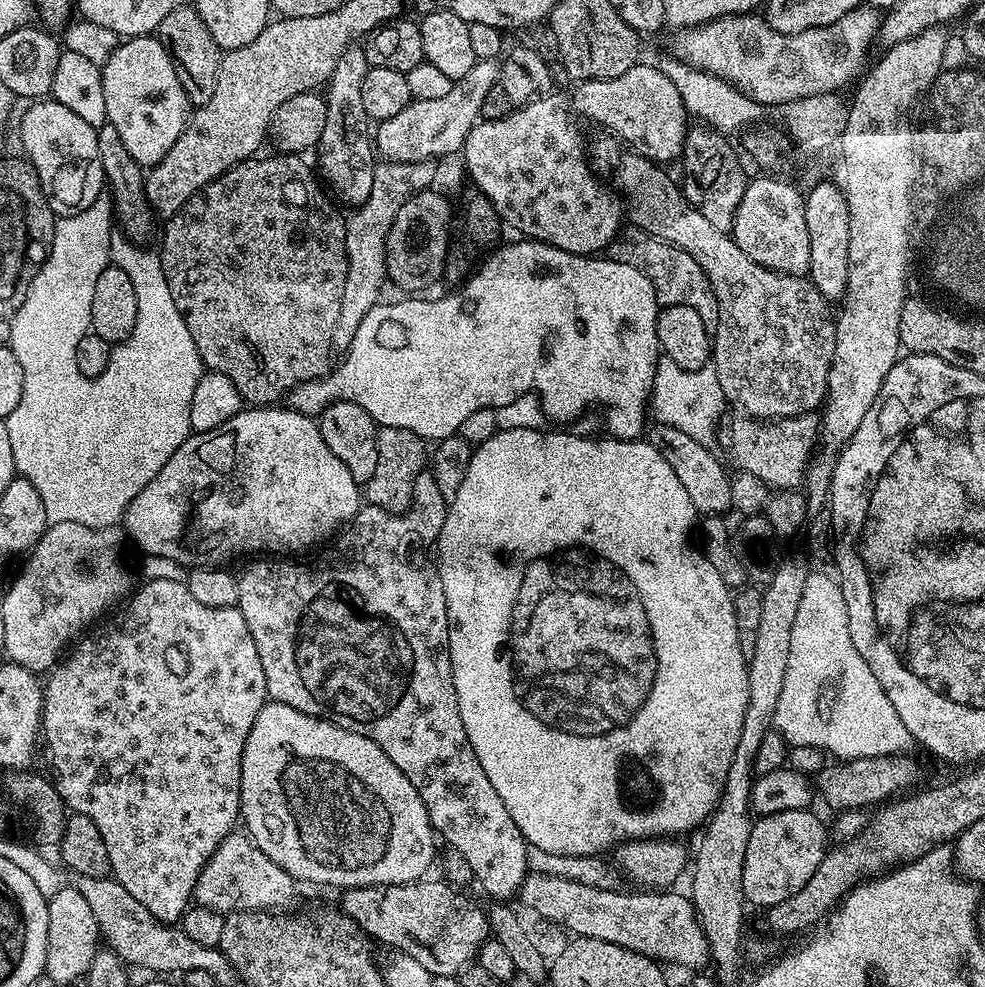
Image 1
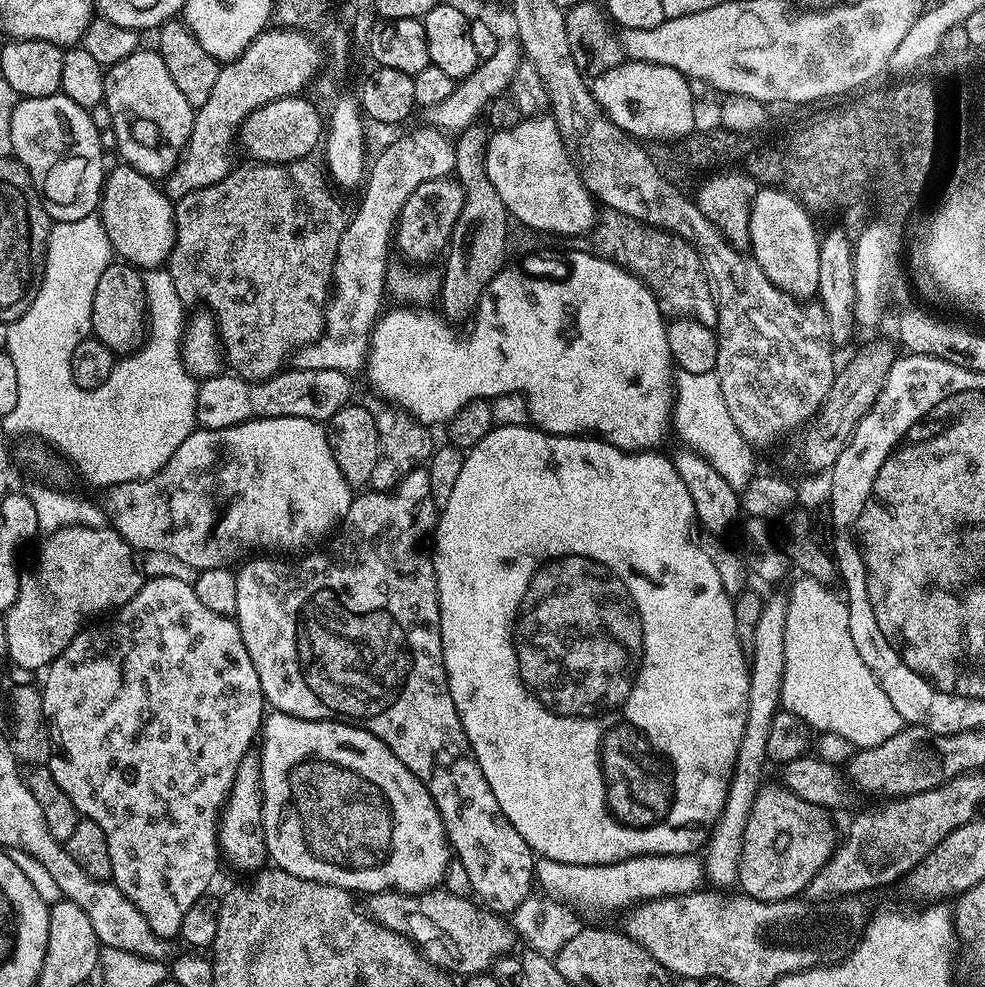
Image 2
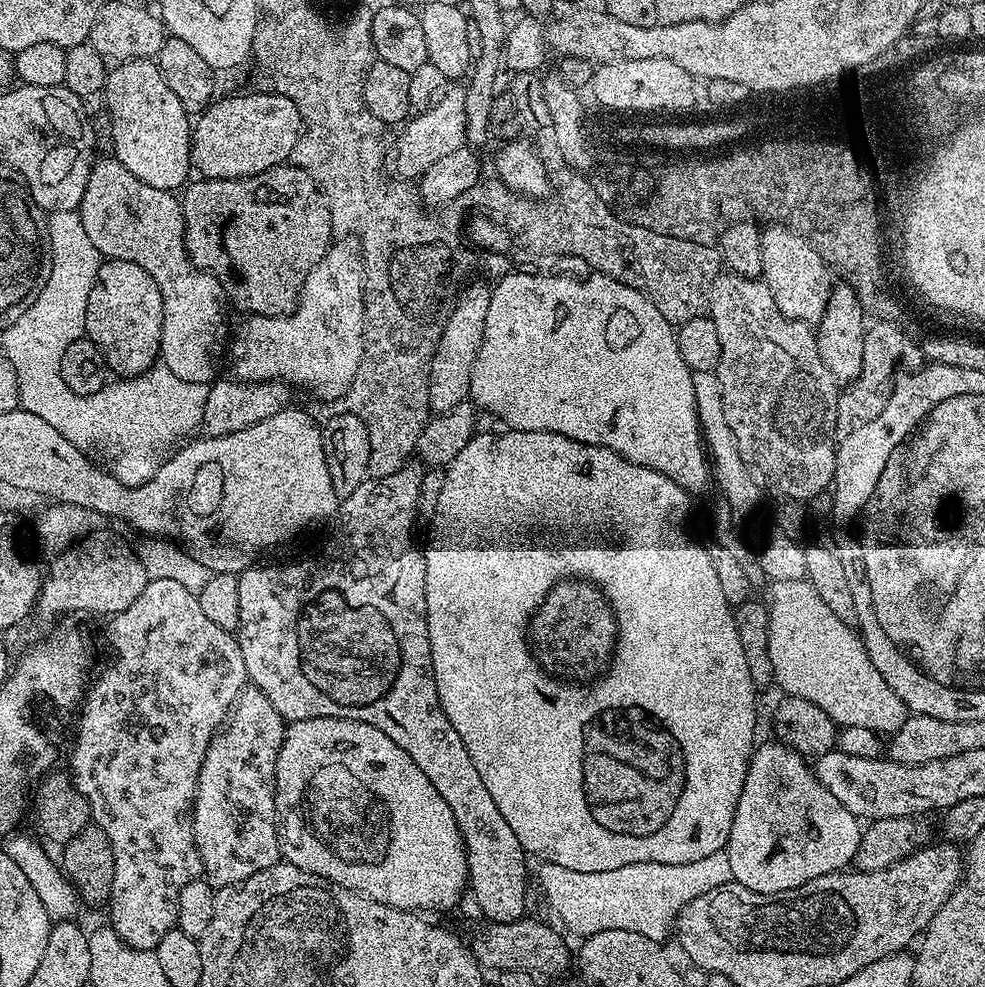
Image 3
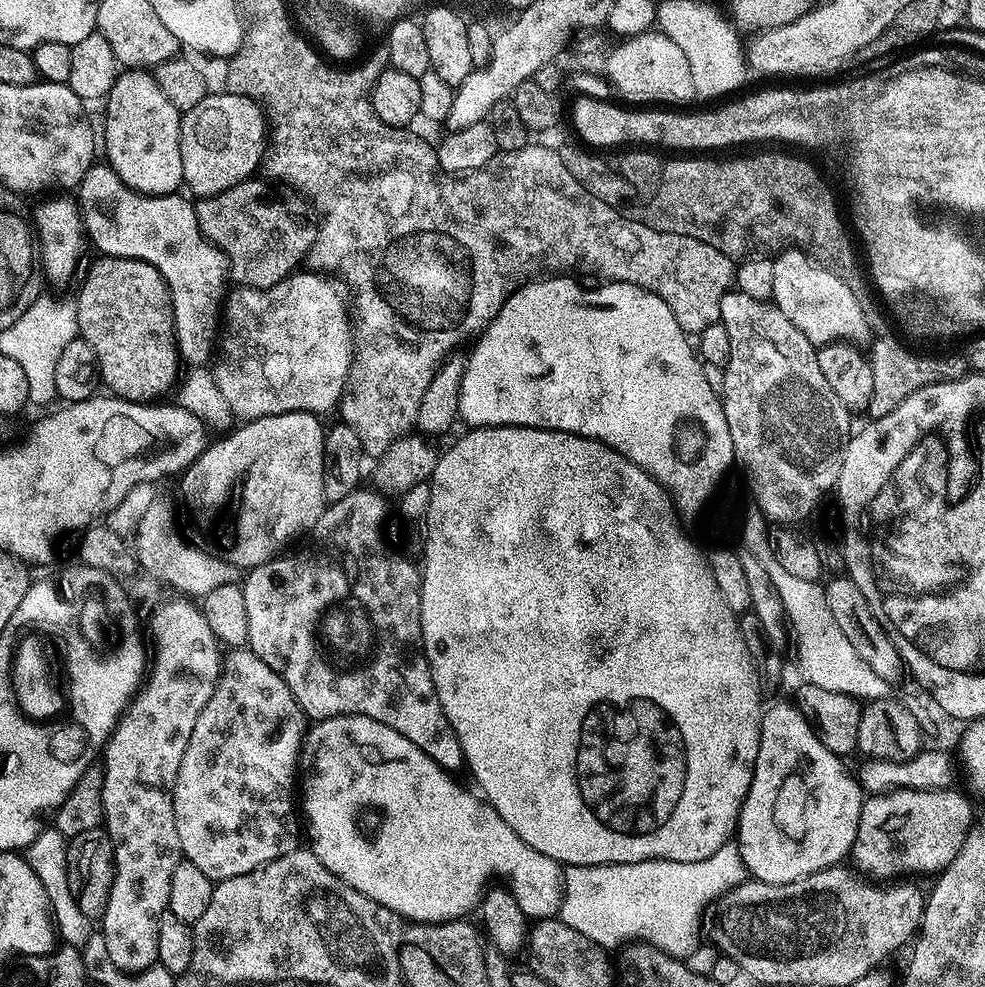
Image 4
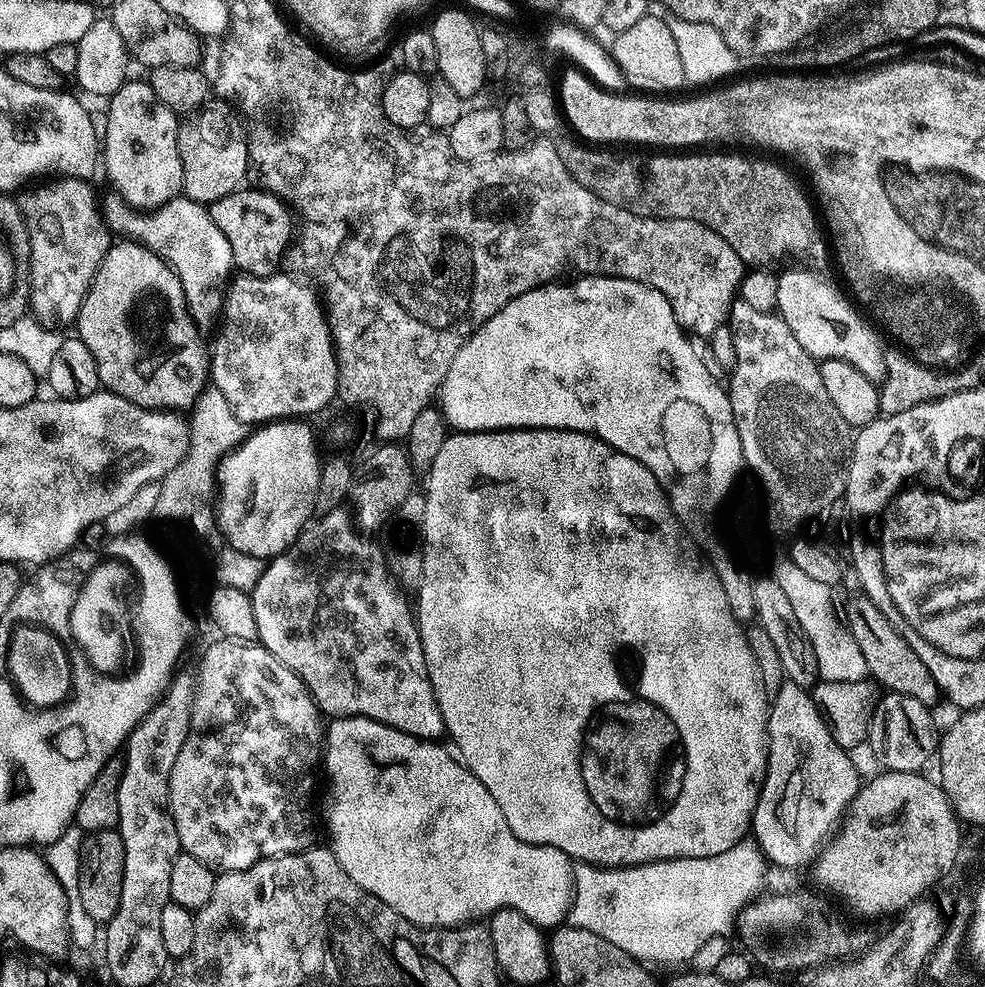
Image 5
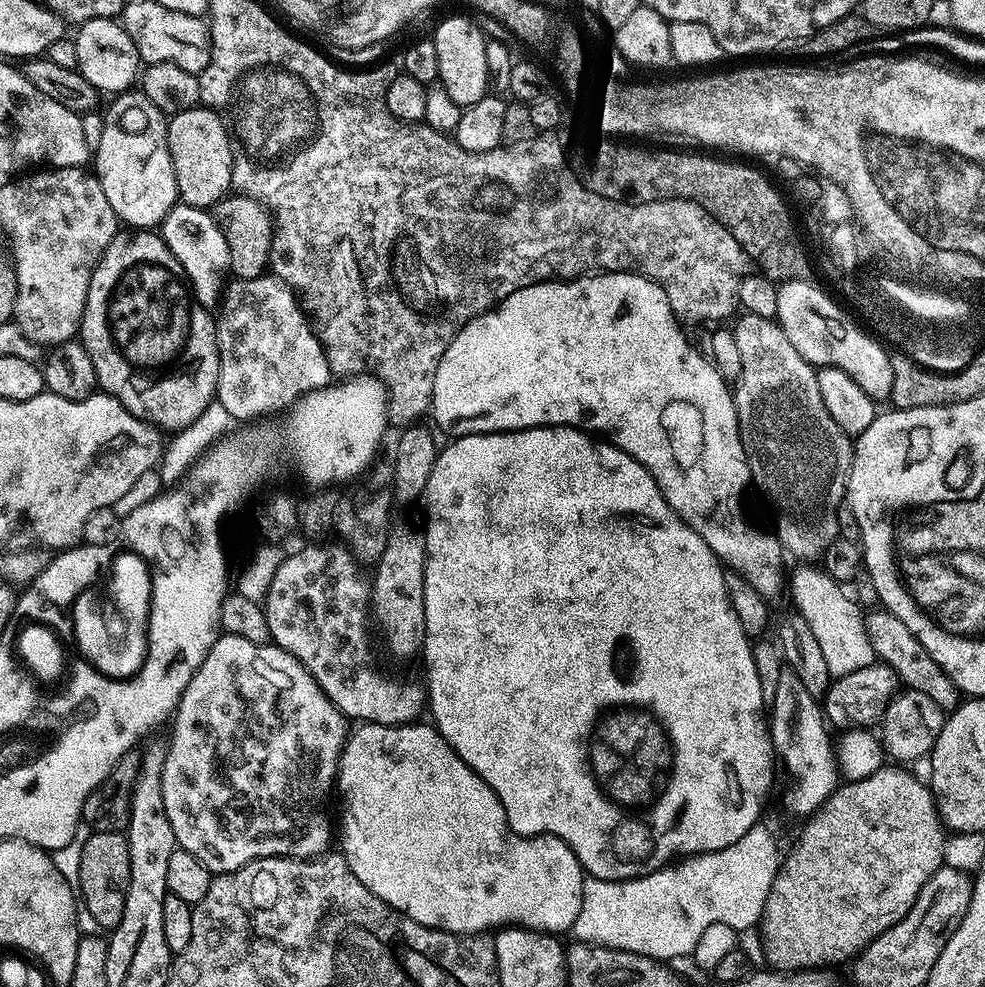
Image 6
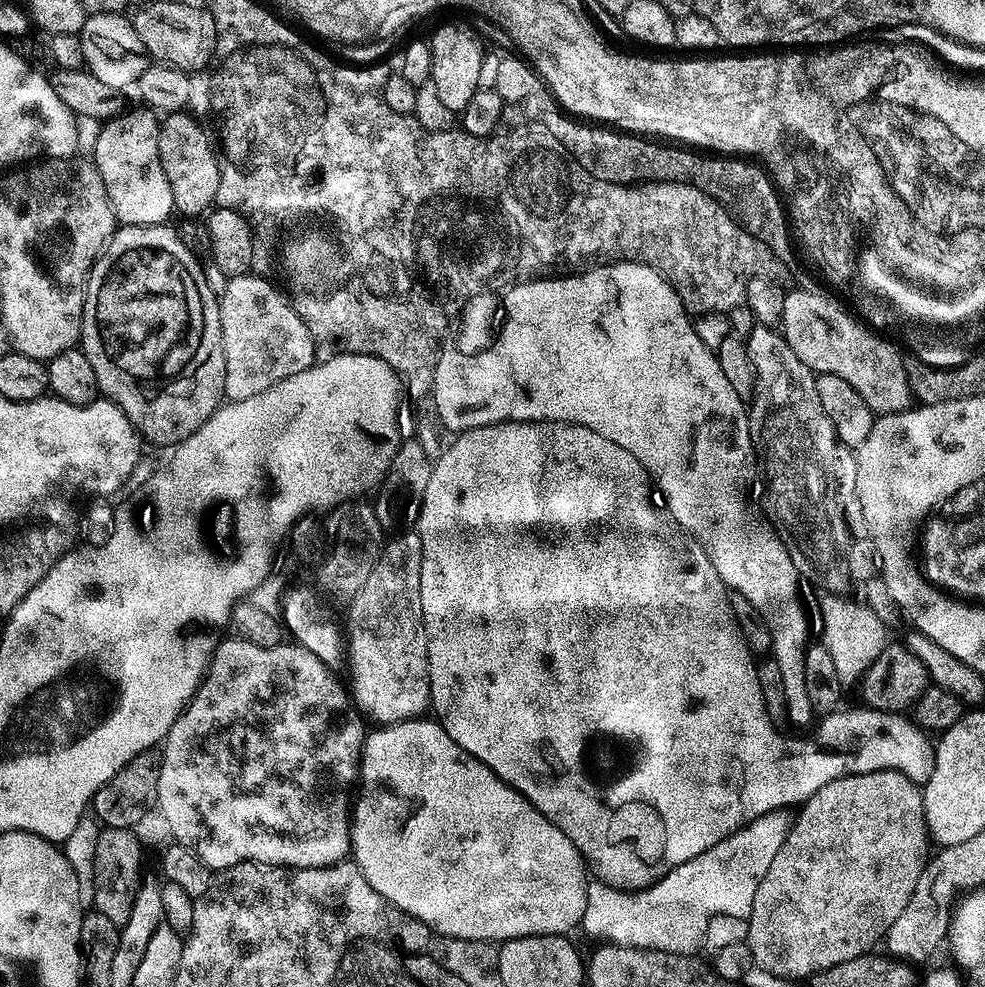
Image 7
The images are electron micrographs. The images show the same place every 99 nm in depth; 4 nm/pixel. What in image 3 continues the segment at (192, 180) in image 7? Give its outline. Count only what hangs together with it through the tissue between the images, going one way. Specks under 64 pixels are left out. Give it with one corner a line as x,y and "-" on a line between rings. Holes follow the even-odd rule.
271,90
259,91
252,92
249,96
217,99
195,117
192,128
192,167
203,179
246,178
262,174
262,170
270,170
291,157
304,131
304,117
290,98
280,96

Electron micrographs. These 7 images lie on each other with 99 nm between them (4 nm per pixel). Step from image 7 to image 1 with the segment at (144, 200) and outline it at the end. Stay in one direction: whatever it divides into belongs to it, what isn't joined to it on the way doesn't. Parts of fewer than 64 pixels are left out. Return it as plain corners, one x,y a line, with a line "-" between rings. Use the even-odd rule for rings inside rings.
152,34
125,39
117,43
102,71
107,123
116,131
120,144
141,166
151,166
166,158
190,119
190,105
163,44

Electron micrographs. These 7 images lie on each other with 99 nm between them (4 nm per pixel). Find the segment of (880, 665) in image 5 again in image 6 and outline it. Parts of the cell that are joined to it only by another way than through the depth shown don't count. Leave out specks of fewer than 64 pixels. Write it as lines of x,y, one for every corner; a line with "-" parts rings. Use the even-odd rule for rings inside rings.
876,610
865,611
862,619
870,646
876,652
876,660
885,664
887,668
892,668
897,681
905,689
921,691
922,694
929,695
943,710
955,708
958,703
958,693
955,684
944,673
944,669
932,661
928,651
914,639
910,630
906,630
906,626
902,626
898,618
894,618
894,614
890,614
887,610
872,611

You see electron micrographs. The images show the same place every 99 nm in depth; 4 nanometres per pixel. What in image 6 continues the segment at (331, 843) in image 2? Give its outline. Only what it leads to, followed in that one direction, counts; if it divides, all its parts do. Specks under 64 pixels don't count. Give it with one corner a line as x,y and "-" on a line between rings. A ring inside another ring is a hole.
364,722
353,727
344,741
344,748
340,751
335,787
338,789
338,796
340,792
341,802
344,803
344,809
340,812
340,828
338,824
338,840
340,836
338,848
346,858
354,878
358,878
358,882
362,882
366,890
378,894
382,902
398,909
414,922
427,928
441,928
443,932
457,934
484,934
501,926
519,926
532,928
536,932
561,934
560,932
567,933
574,926
578,910
582,910
582,890
586,873
578,858
570,850
570,846
557,836
520,836
512,831
508,826
506,810
498,794
490,790
487,782
474,769
466,766
466,762
462,762
460,755
440,737
431,723
413,722
389,726

